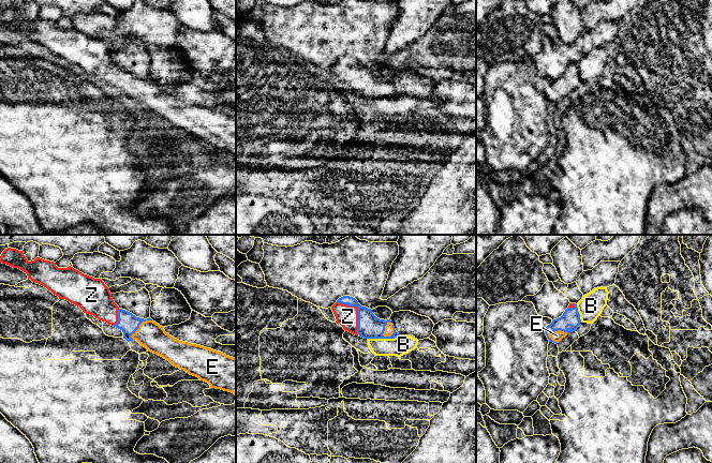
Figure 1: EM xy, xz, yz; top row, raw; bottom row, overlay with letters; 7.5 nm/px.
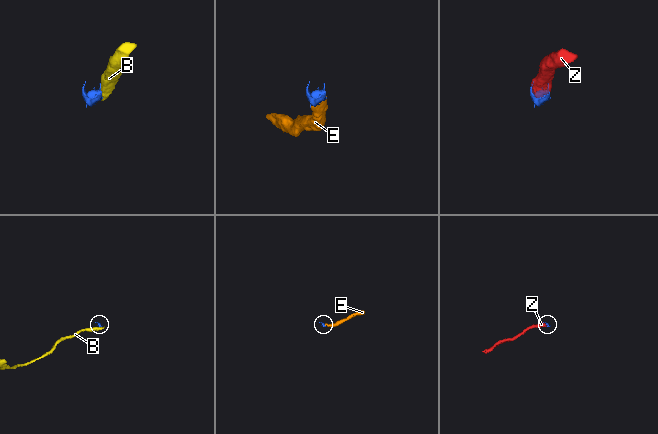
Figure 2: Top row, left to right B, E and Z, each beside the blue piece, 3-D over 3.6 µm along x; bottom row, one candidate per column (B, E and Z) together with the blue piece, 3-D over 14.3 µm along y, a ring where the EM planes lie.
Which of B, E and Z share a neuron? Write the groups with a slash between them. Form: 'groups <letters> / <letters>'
groups B / E Z

